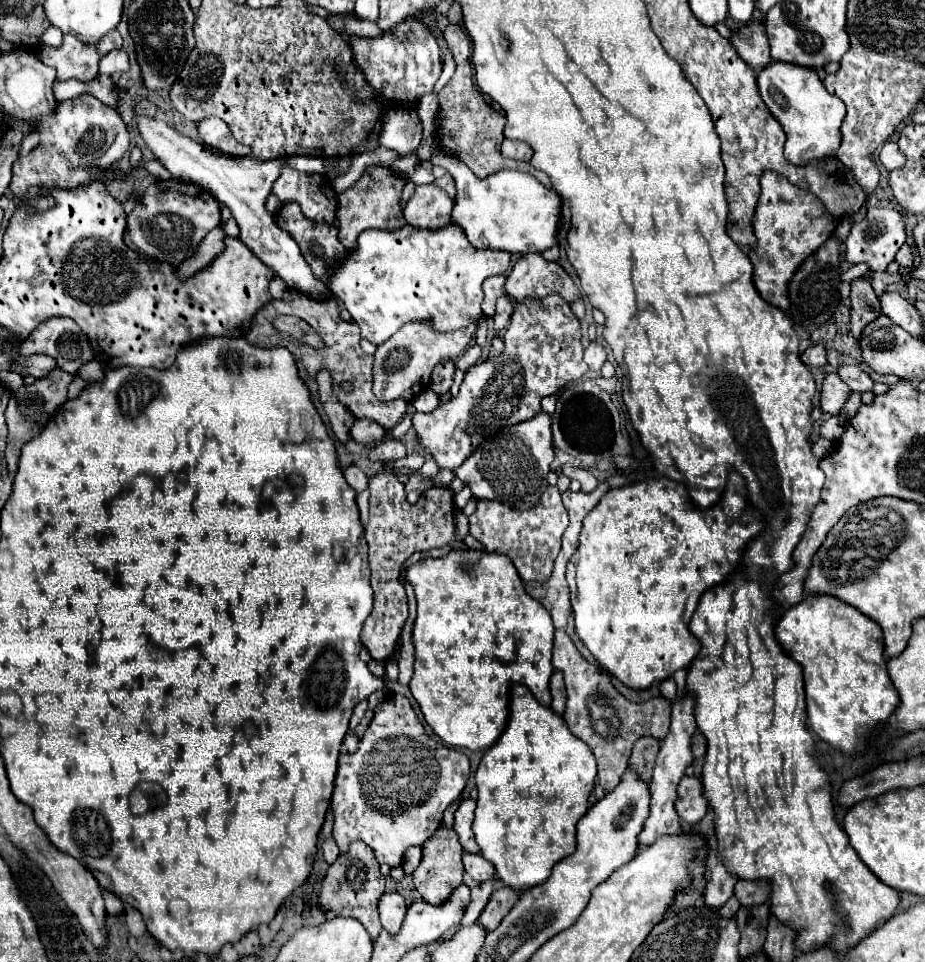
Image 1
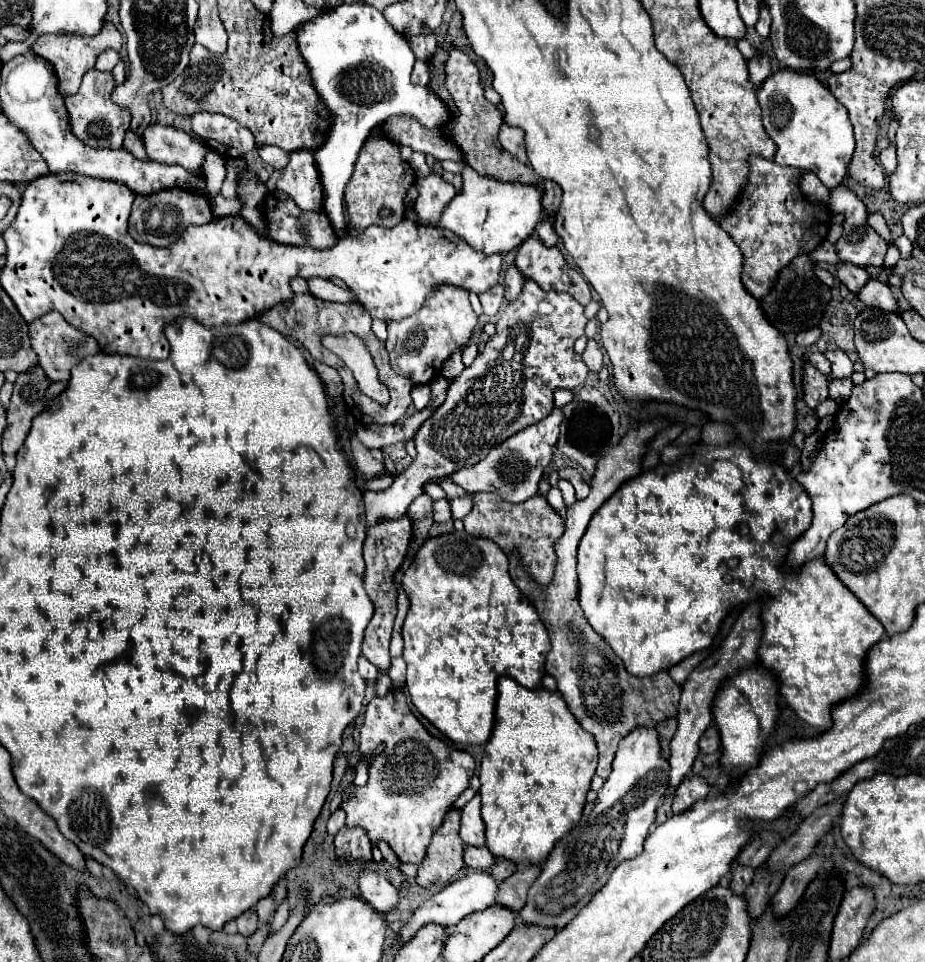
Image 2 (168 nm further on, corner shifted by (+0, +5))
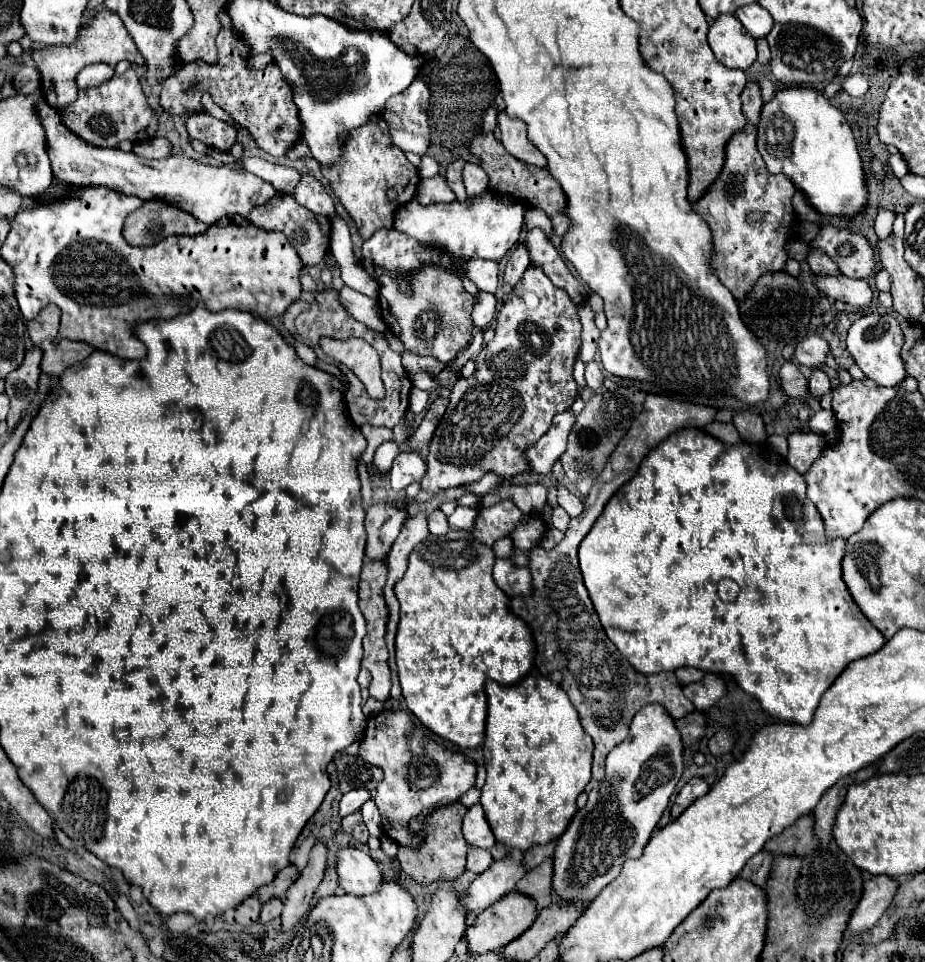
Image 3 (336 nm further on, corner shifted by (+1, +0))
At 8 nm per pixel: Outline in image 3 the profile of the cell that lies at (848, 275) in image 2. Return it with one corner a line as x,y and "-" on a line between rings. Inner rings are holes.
811,247
807,253
807,263
815,275
839,275
839,269
835,267
835,263
821,249

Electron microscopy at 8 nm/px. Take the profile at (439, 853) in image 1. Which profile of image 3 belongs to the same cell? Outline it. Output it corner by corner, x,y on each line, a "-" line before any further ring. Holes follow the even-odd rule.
459,801
443,805
439,809
435,809
429,815
419,815
415,819
409,821
409,831
417,833
423,841
417,849
411,847
403,847
399,845
399,853
397,859
403,867
403,871
407,875
411,875
417,883
425,885
425,883
433,883
433,881
451,881
455,877
459,877
465,871
465,857
469,851
469,845
461,833
461,821
463,815
467,813
467,807
461,805

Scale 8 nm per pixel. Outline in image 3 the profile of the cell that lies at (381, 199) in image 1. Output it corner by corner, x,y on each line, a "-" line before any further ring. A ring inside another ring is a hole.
371,115
363,127
351,129
343,137
343,155
331,167
321,167
333,193
339,197
351,219
357,223
359,235
369,239
377,229
393,227
393,213
417,193
419,173
407,161
399,147
391,145
387,123
381,115

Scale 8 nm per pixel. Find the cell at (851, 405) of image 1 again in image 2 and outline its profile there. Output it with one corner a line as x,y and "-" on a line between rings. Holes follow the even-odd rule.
830,378
830,398
834,398
836,402
846,402
850,398
850,392
852,392
854,384
850,378

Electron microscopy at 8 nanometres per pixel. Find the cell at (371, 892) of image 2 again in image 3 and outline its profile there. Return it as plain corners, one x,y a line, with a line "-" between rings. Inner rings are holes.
339,847
337,851
337,875
345,893
365,895
375,893
381,883
377,863
359,847

